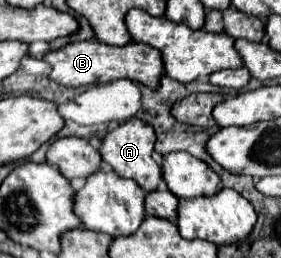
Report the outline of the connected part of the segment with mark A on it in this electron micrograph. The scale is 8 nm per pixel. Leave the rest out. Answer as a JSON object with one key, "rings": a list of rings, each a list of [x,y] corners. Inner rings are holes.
{"rings":[[[136,117],[120,123],[118,127],[114,127],[112,131],[108,131],[102,139],[100,145],[100,155],[104,159],[106,165],[110,165],[120,177],[124,179],[134,179],[146,193],[156,189],[162,175],[160,175],[160,165],[152,159],[154,153],[154,143],[156,143],[156,133],[152,131],[152,127]]]}

